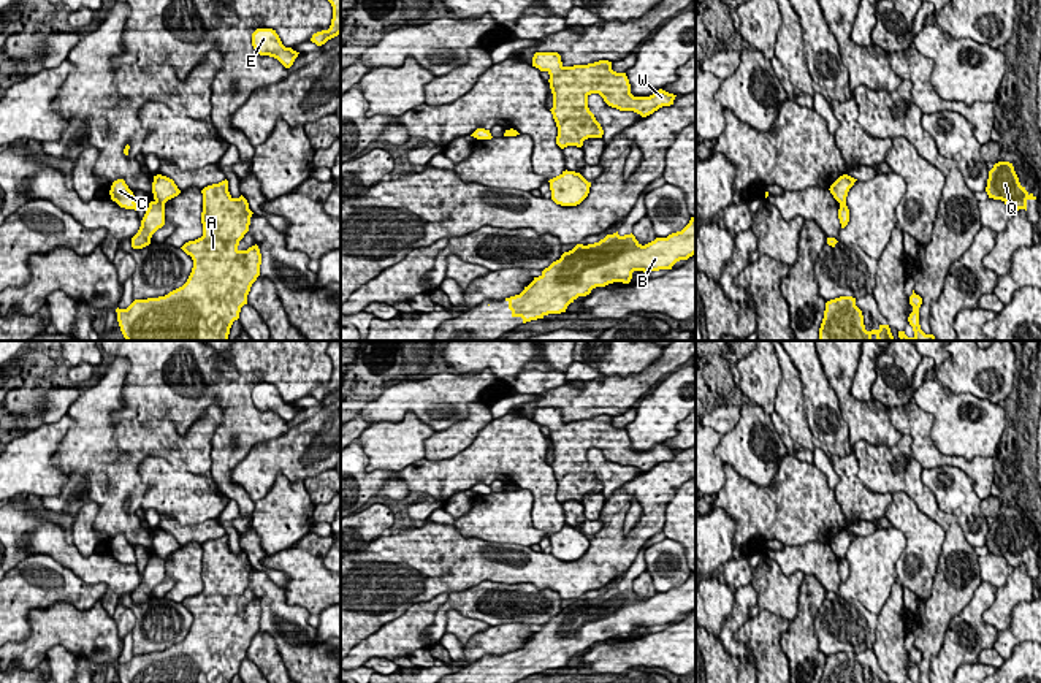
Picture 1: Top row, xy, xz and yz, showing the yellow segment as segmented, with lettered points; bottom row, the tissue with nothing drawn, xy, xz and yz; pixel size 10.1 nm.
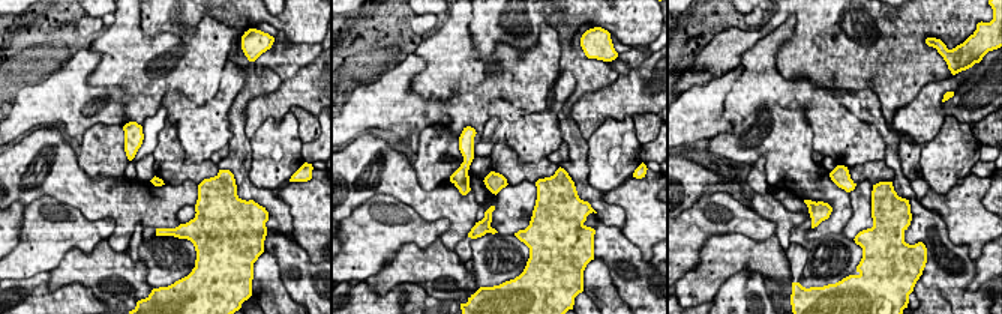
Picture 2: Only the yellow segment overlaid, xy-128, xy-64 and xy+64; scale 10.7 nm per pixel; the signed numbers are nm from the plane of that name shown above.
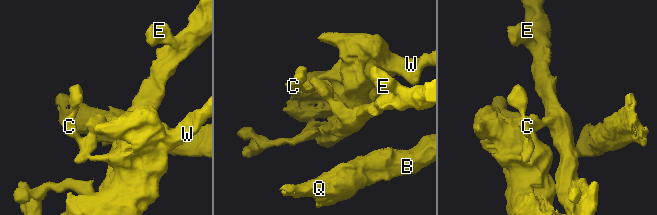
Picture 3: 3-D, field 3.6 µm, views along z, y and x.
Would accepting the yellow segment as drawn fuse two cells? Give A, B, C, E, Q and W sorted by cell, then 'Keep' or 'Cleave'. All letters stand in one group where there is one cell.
Groups: A C W / B E Q. Cleave

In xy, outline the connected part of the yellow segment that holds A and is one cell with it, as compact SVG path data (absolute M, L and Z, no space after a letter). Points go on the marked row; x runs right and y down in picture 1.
M227 179L201 193L203 236L181 247L193 260L187 282L165 296L117 307L127 341L228 341L233 322L247 304L261 254L257 244L247 250L238 246L254 212L242 195L230 195Z

